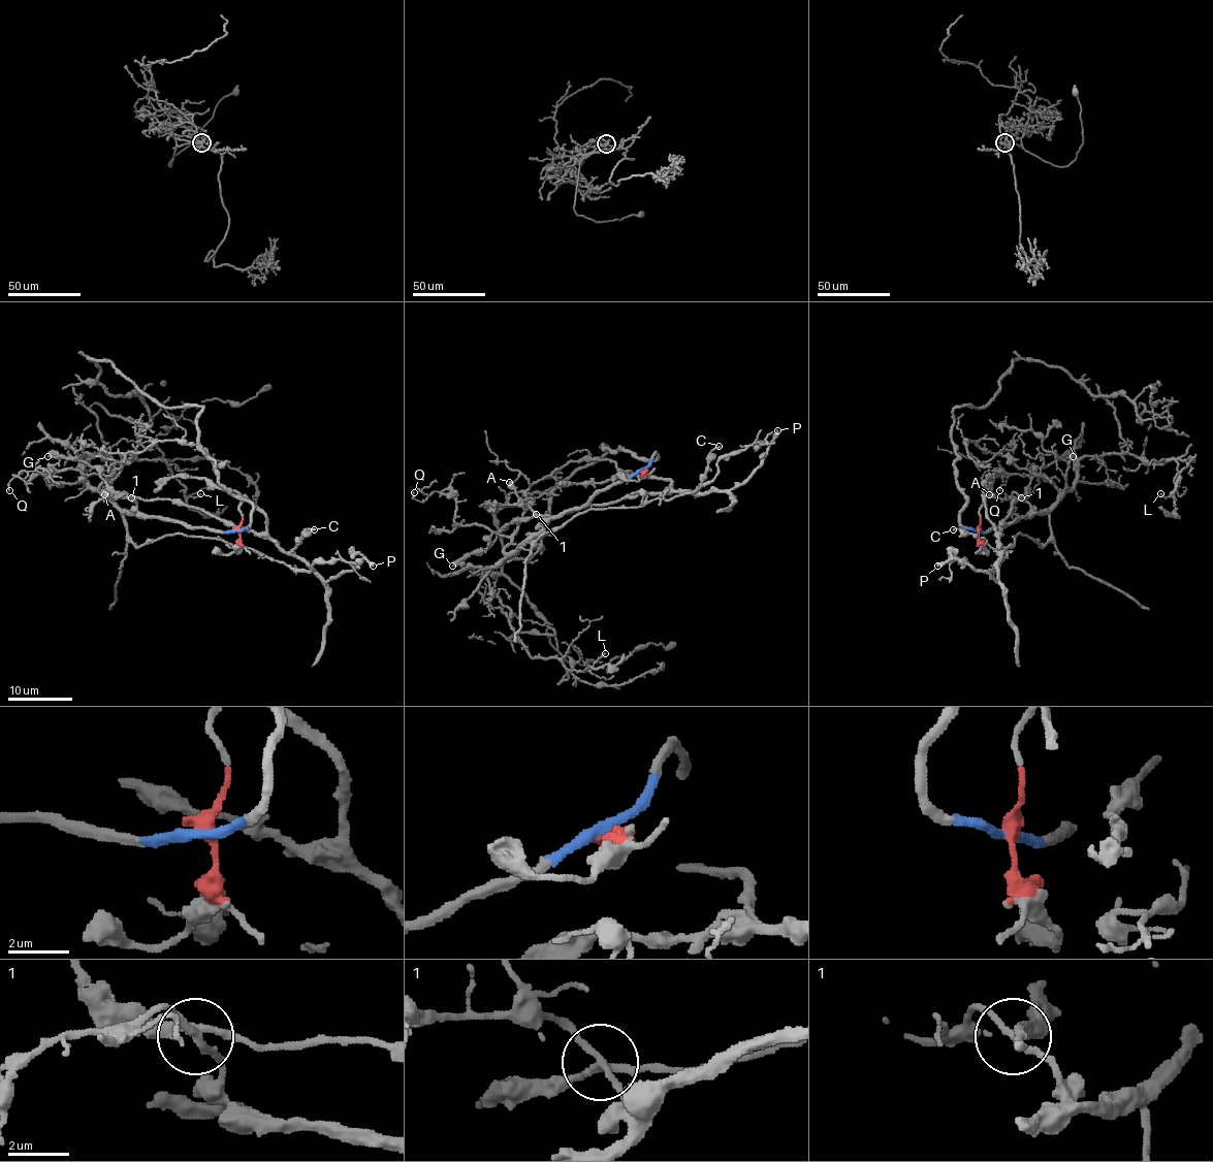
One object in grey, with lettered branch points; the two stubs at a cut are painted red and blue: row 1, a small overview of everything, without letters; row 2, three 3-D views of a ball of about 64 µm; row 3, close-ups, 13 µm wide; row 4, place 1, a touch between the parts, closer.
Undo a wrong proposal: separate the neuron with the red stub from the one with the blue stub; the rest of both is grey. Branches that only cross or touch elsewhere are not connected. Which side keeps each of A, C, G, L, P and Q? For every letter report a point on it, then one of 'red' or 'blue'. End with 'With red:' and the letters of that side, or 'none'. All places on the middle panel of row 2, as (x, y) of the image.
A: at (509, 482); blue
C: at (719, 446); red
G: at (452, 566); red
L: at (605, 653); blue
P: at (777, 430); red
Q: at (414, 492); blue
With red: C, G, P

